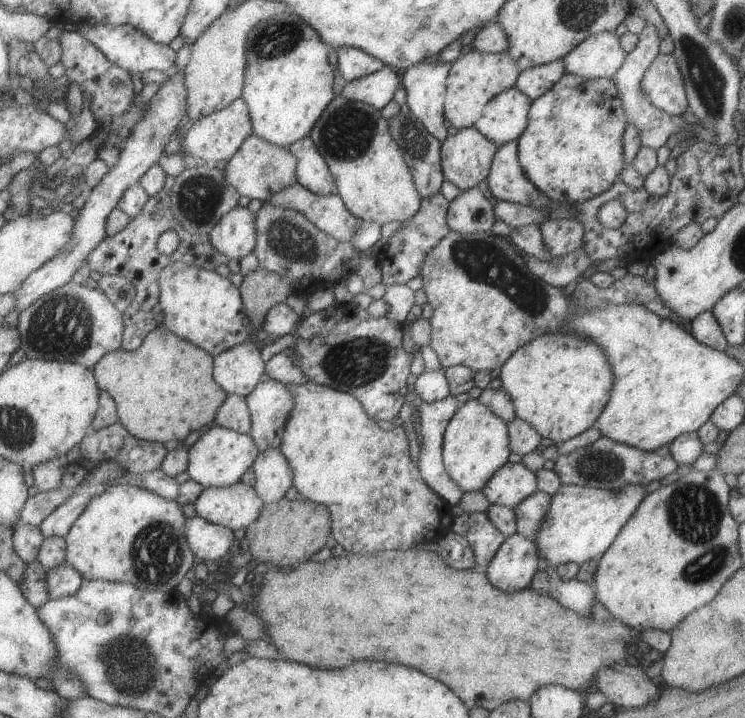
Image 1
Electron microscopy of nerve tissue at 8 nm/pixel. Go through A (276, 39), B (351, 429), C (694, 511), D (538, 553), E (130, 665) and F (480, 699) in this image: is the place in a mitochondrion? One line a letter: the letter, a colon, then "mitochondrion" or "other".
A: mitochondrion
B: other
C: mitochondrion
D: other
E: mitochondrion
F: other

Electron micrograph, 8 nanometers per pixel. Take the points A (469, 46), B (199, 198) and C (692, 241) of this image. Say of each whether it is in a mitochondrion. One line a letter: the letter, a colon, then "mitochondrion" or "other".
A: other
B: mitochondrion
C: other

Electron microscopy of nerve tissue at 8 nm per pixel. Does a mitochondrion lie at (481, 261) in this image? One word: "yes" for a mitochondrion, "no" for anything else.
yes

